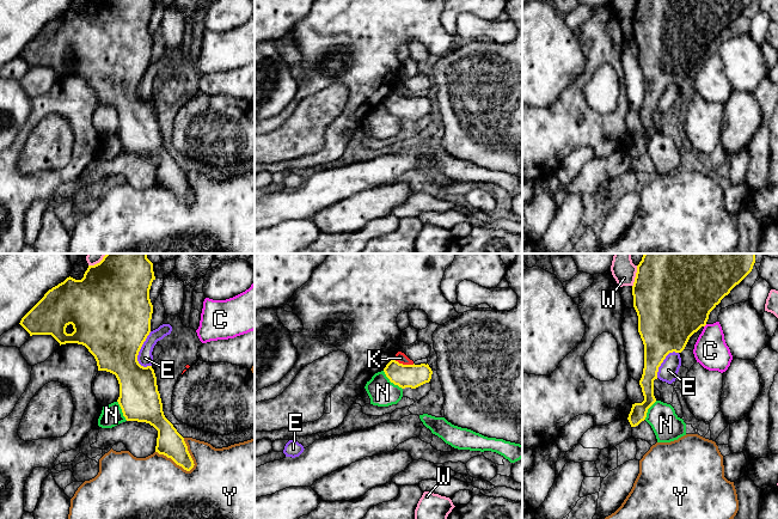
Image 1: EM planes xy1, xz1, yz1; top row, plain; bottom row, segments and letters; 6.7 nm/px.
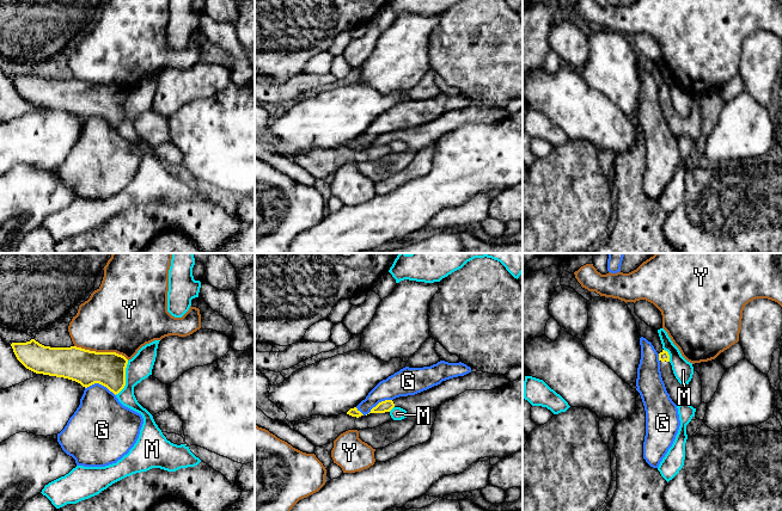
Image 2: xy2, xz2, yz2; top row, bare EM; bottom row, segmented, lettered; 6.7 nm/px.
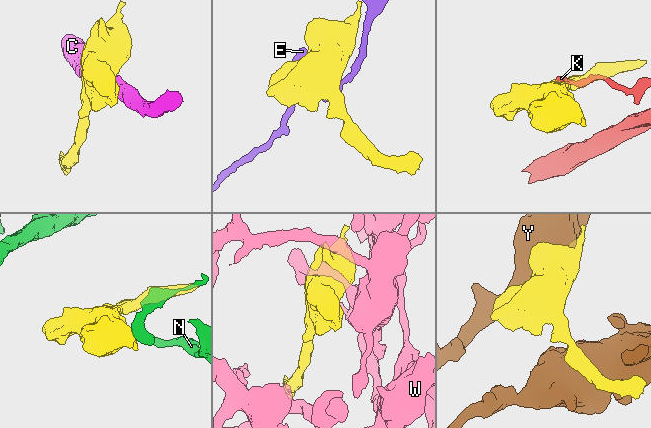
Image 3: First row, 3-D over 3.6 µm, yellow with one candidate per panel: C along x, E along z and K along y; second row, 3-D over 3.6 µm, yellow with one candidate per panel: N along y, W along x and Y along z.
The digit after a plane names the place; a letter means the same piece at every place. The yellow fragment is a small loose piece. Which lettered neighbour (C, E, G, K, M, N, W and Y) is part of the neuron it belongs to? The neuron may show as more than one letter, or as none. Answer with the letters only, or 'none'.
none

